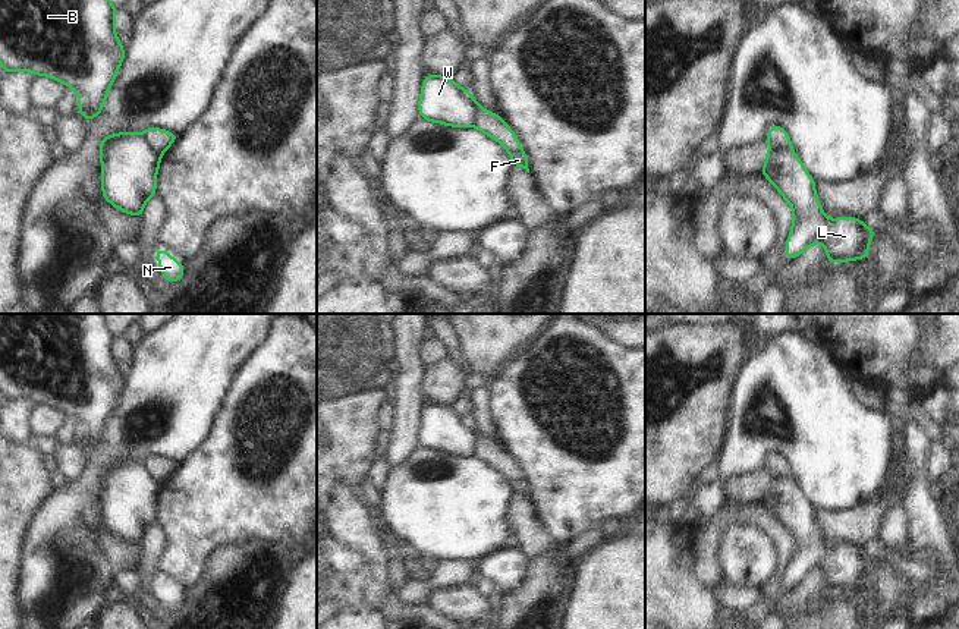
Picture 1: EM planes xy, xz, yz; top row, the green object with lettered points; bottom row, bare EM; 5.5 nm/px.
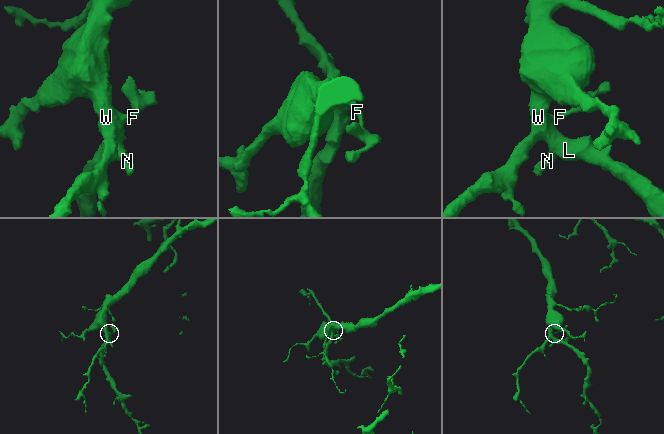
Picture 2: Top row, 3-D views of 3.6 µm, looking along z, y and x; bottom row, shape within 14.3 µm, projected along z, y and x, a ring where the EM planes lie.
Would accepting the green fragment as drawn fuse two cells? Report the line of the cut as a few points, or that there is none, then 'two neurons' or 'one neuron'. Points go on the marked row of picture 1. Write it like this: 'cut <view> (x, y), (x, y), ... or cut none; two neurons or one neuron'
cut yz (766, 138), (773, 147), (789, 147), (792, 150); two neurons

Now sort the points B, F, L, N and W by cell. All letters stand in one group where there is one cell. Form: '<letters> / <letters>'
B L N W / F

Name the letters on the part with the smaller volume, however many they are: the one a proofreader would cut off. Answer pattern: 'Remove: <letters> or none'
Remove: F

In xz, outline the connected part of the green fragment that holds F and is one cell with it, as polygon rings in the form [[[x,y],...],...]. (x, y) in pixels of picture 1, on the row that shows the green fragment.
[[[480,107],[480,123],[475,129],[500,144],[509,154],[513,166],[522,167],[529,173],[528,155],[515,130],[500,114],[491,111],[490,108]]]

